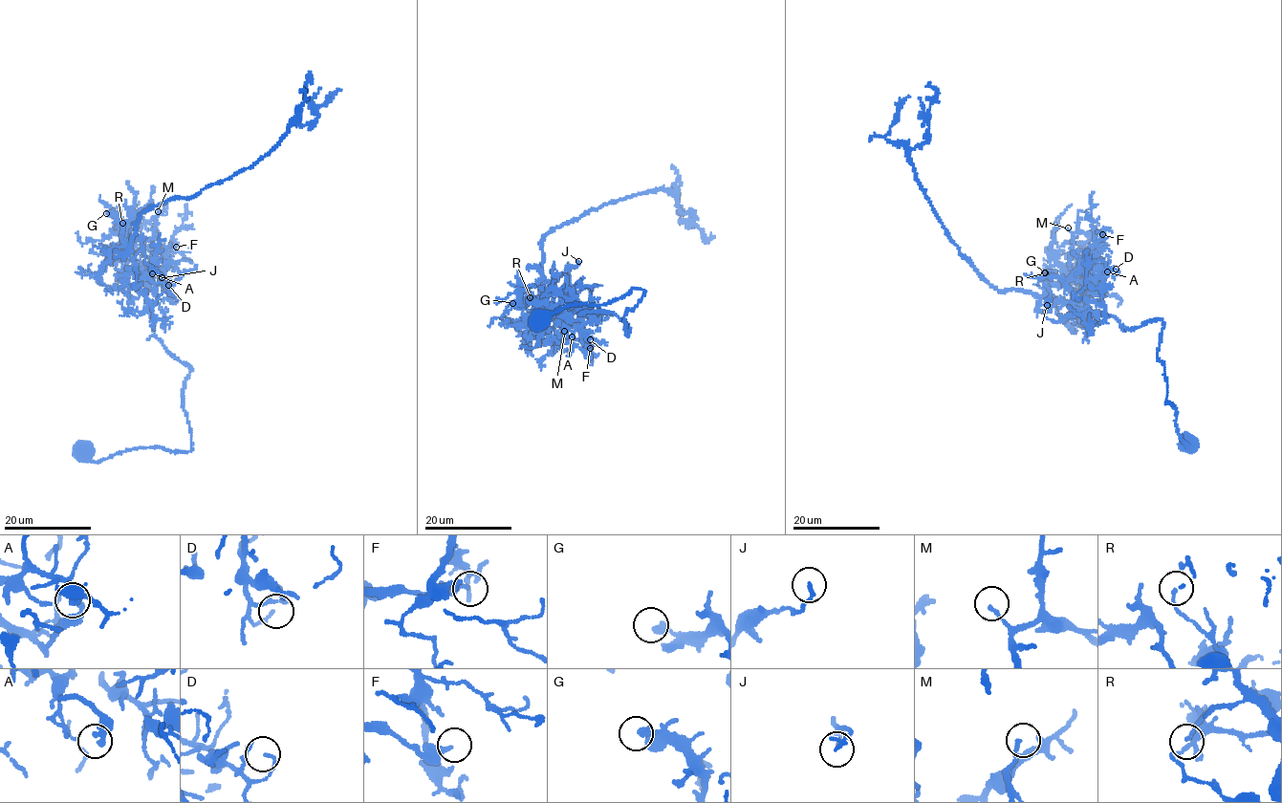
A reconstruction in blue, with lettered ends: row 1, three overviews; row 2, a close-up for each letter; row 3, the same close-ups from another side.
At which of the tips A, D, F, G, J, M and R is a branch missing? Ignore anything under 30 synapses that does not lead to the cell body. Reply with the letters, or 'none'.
none

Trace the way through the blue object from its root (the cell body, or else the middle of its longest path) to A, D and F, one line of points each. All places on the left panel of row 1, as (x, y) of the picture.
A: (84, 452), (190, 450), (191, 368), (155, 335), (140, 284), (154, 256), (152, 273)
D: (84, 452), (190, 450), (191, 368), (155, 335), (141, 290), (154, 258), (168, 285)
F: (84, 452), (190, 450), (191, 368), (155, 335), (140, 284), (149, 247), (176, 247)

